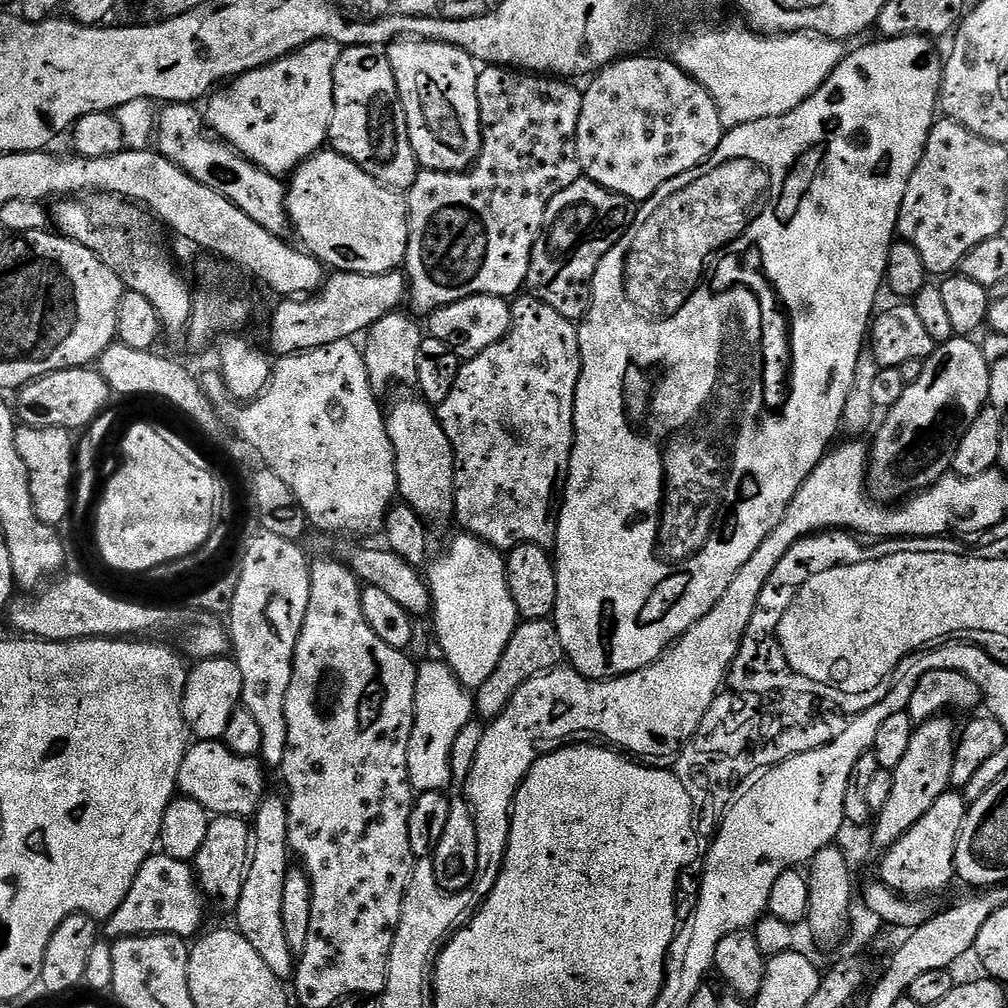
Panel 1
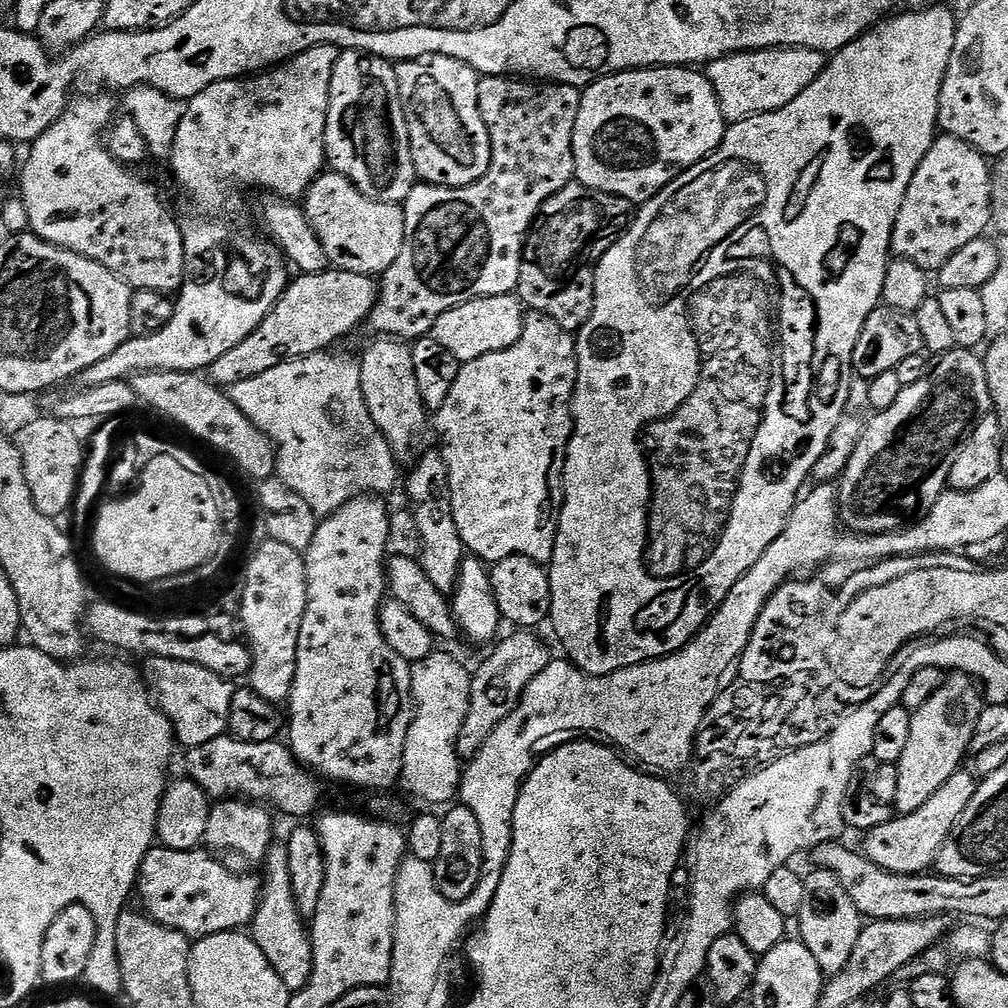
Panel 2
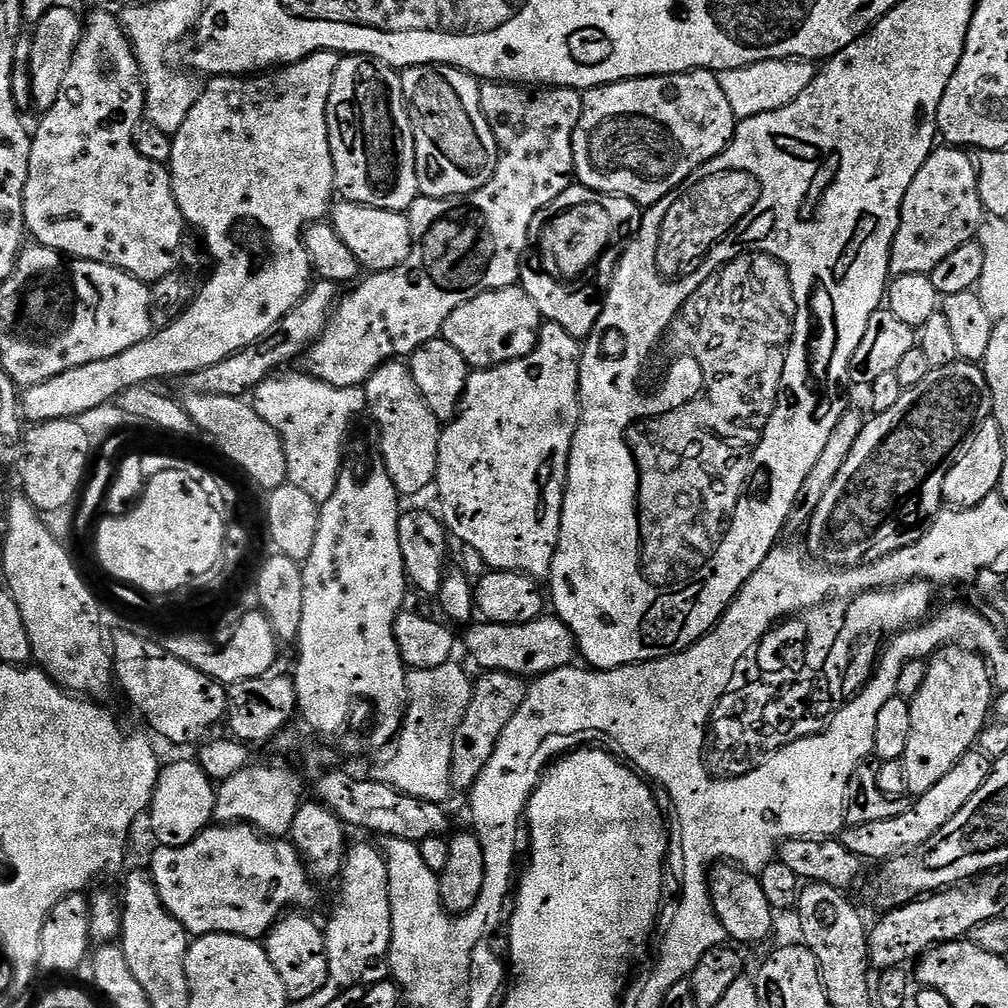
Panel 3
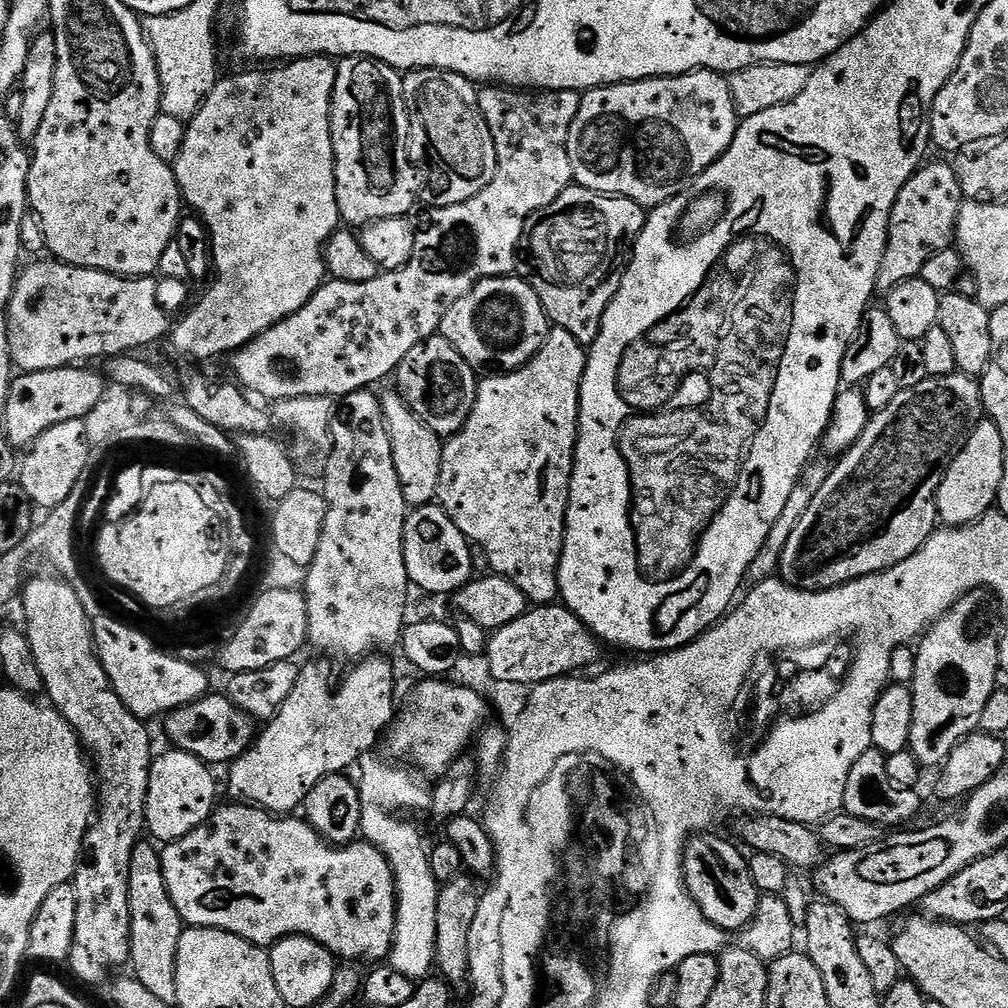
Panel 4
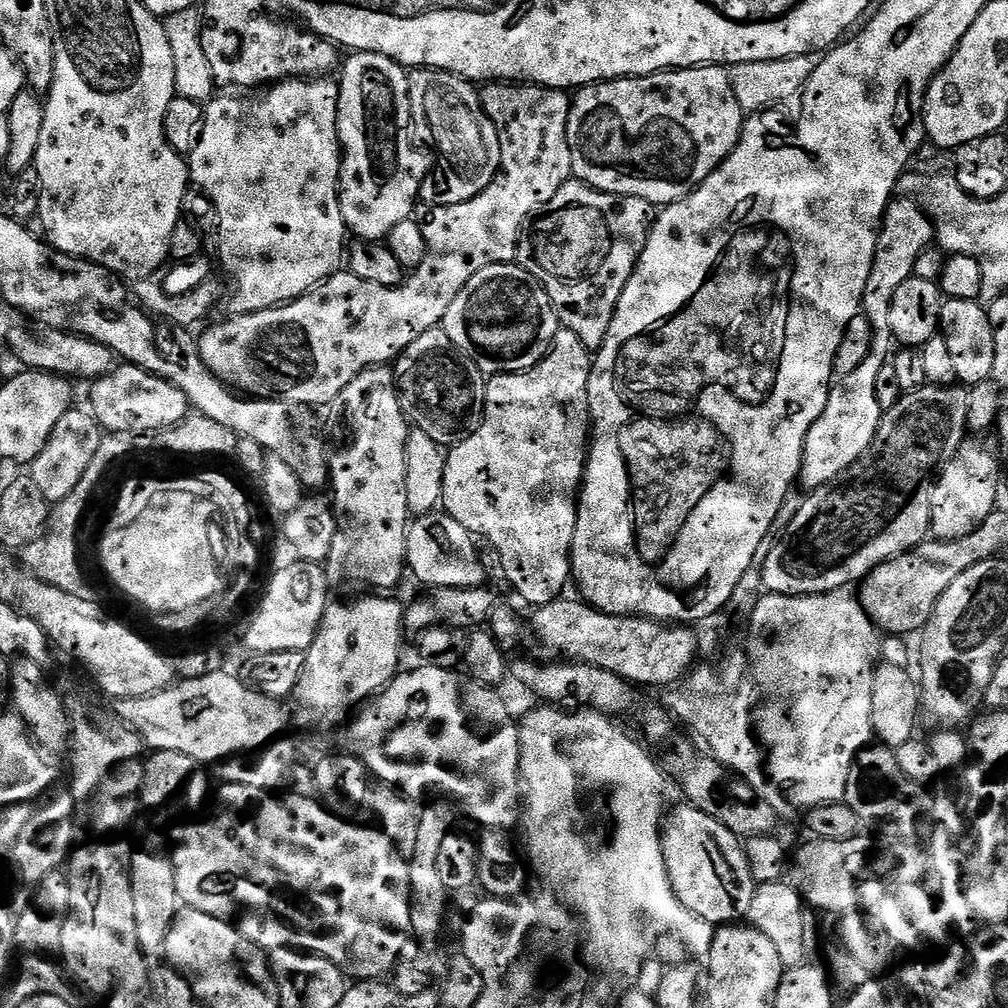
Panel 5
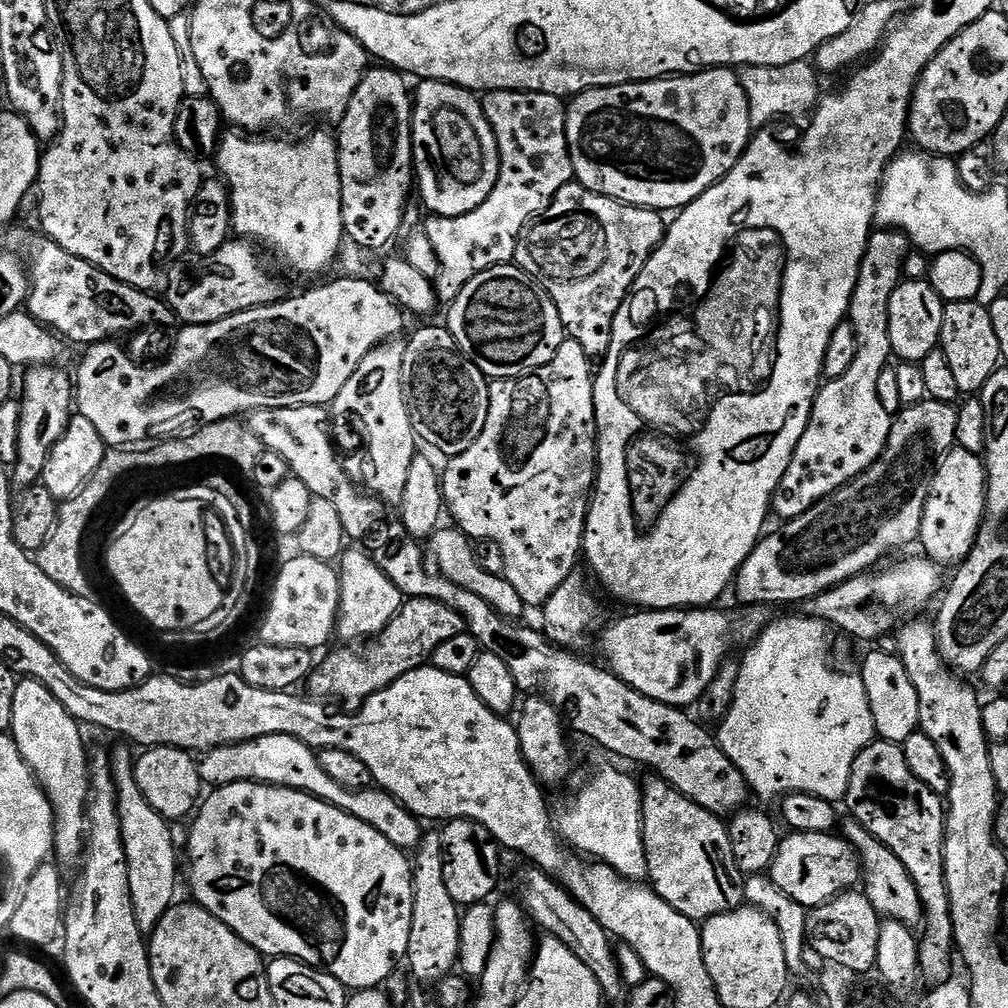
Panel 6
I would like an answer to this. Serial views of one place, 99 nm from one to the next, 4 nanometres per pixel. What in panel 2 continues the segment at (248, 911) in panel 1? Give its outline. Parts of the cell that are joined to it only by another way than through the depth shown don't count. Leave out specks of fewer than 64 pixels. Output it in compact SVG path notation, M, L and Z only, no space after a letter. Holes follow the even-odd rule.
M273 842L268 848L268 855L265 856L262 865L260 905L257 906L252 919L250 935L253 942L262 950L262 954L266 954L266 962L274 966L274 974L282 978L282 986L286 986L289 993L302 991L306 982L310 982L314 954L309 925L304 917L298 914L298 908L294 906L294 892L290 890L290 858L287 843Z

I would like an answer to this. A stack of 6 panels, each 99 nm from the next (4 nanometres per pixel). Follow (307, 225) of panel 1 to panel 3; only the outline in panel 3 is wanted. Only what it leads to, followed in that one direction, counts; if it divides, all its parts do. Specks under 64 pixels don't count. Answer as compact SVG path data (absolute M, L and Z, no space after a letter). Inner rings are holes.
M340 202L331 209L330 223L338 234L338 238L342 238L342 242L346 242L346 248L350 250L350 254L354 254L354 258L358 258L361 269L367 270L369 273L392 272L402 262L406 262L406 258L412 253L412 224L405 213Z

